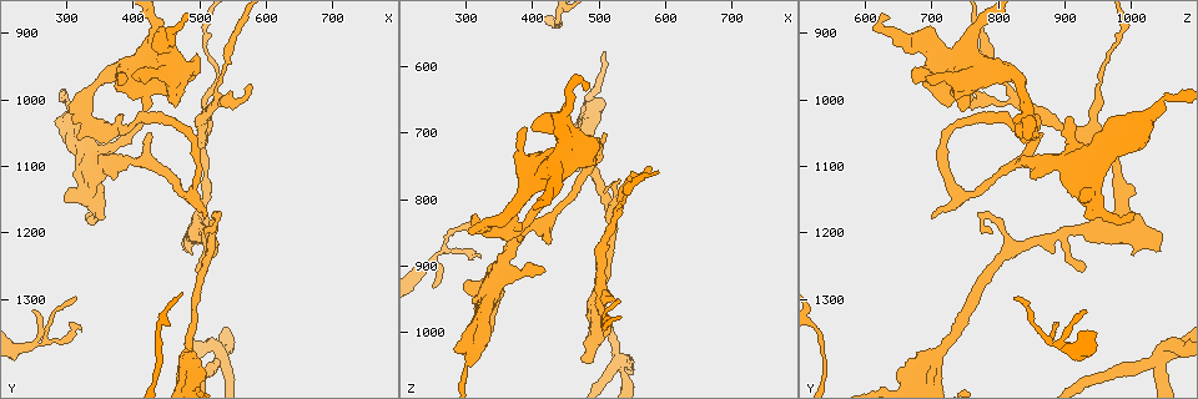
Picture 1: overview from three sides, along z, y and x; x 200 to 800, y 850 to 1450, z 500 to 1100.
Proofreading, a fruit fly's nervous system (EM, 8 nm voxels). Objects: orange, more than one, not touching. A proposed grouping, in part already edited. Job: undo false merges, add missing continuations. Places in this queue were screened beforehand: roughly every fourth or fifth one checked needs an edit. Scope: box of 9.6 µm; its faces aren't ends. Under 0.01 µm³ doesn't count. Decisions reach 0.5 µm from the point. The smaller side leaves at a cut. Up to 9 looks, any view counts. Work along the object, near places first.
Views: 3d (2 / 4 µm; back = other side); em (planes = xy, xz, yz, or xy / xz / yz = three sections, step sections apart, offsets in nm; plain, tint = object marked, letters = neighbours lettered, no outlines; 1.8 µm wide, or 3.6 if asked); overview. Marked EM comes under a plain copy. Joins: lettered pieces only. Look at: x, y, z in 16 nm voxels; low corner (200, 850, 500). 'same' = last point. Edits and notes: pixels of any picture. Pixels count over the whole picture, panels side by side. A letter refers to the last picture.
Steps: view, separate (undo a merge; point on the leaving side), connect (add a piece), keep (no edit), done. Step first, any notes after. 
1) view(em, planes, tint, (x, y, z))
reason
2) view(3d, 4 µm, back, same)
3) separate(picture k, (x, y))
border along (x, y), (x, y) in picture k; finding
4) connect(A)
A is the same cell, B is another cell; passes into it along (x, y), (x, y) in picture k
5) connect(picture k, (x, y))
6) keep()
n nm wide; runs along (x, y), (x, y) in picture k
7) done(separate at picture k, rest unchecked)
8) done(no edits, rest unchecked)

view(em, 3.6 µm, xy, step 4, tint, (455, 960, 705))

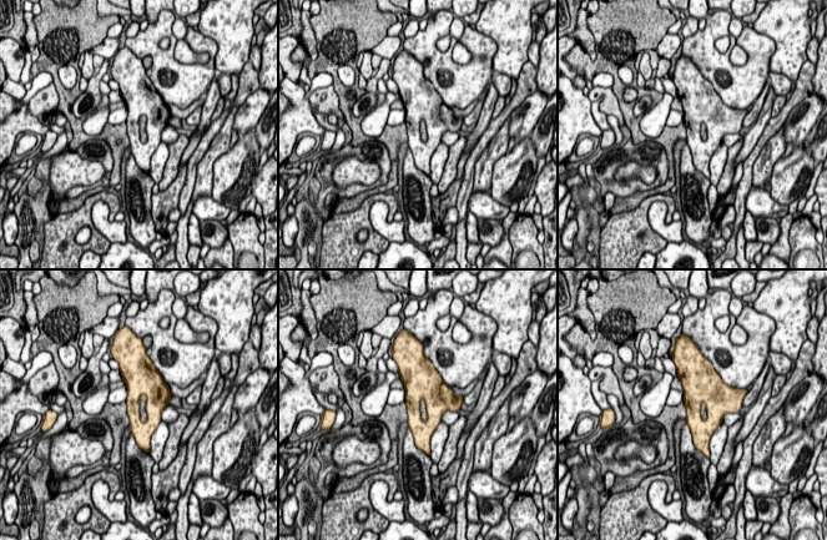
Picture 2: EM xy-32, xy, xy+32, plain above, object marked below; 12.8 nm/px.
view(em, 3.6 µm, planes, tint, same)
cut it another way

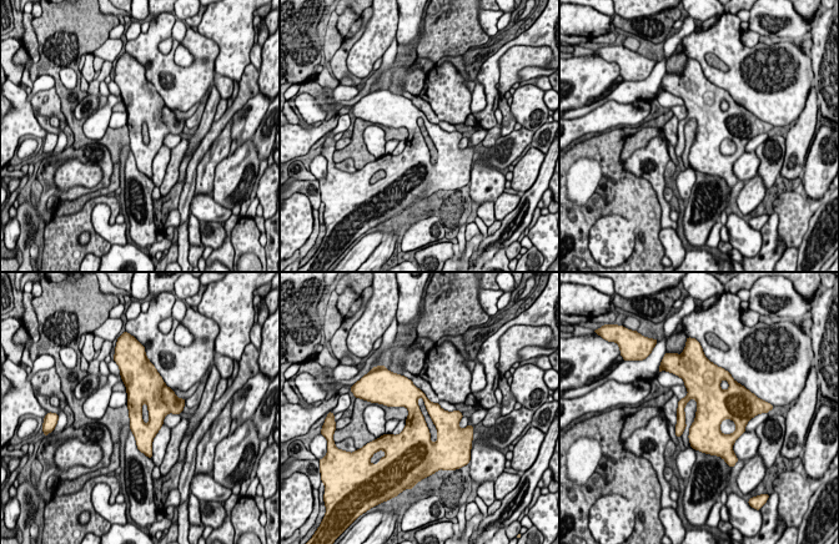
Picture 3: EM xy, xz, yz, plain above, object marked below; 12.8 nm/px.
view(em, 3.6 µm, planes, letters, same)
what lies round it

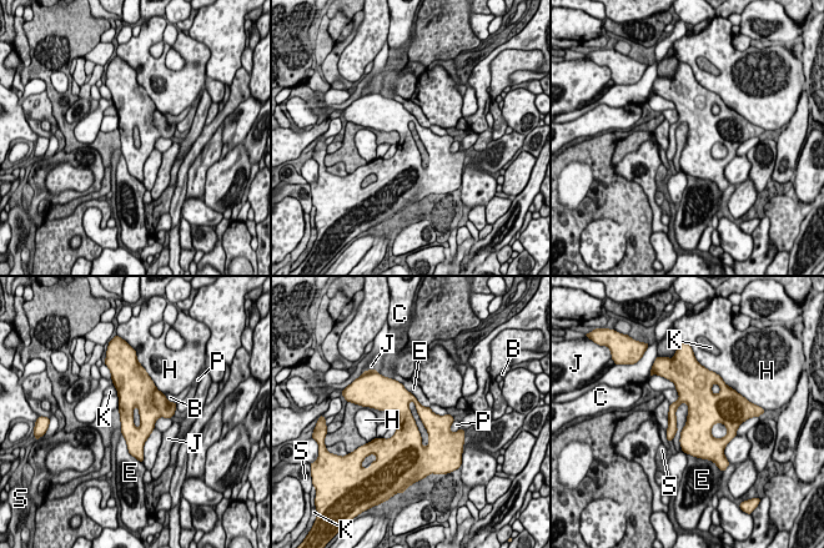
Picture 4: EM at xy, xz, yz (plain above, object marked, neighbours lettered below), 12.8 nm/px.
keep()
B, C, E, H, J, K, P and S are other cells; border along (402, 383), (421, 405), (428, 407) in picture 4; all the same cell

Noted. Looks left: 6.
view(em, yz, step 8, tint, (380, 1025, 865))
branch stops here

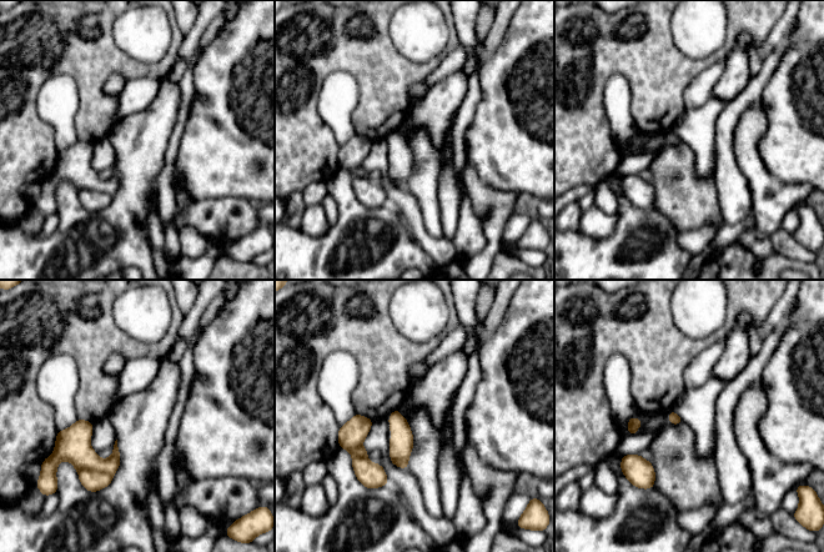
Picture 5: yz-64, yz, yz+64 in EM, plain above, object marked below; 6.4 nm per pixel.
view(em, planes, letters, same)
cut it another way

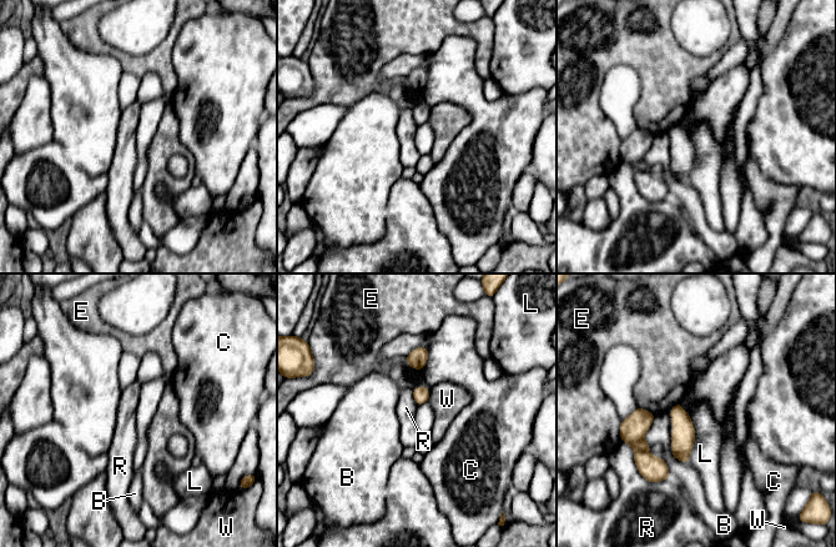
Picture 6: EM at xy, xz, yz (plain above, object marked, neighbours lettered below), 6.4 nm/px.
keep()
B, C, E, L, R and W are other cells; border along (689, 416), (694, 430), (690, 461) in picture 6; none of them fits

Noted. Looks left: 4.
view(3d, 2 µm, back, (510, 1200, 890))
three arms meet

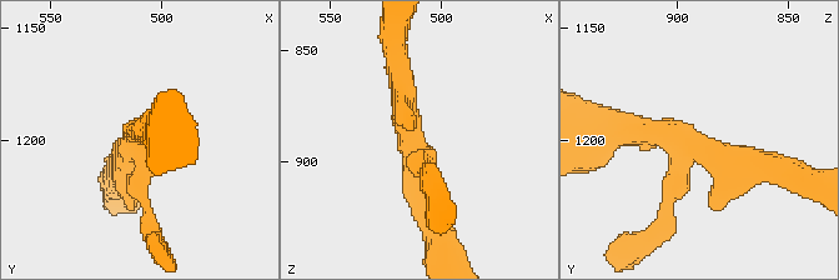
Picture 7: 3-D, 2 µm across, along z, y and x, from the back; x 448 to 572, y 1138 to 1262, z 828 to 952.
view(em, yz, step 4, tint, (513, 1202, 895))
now the EM

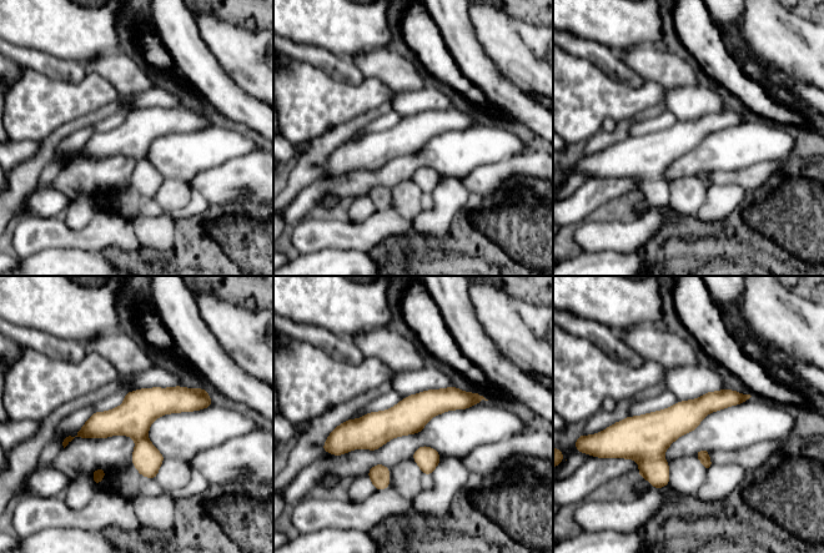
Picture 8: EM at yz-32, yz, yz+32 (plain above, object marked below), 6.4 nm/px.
view(em, planes, letters, same)
cut it another way

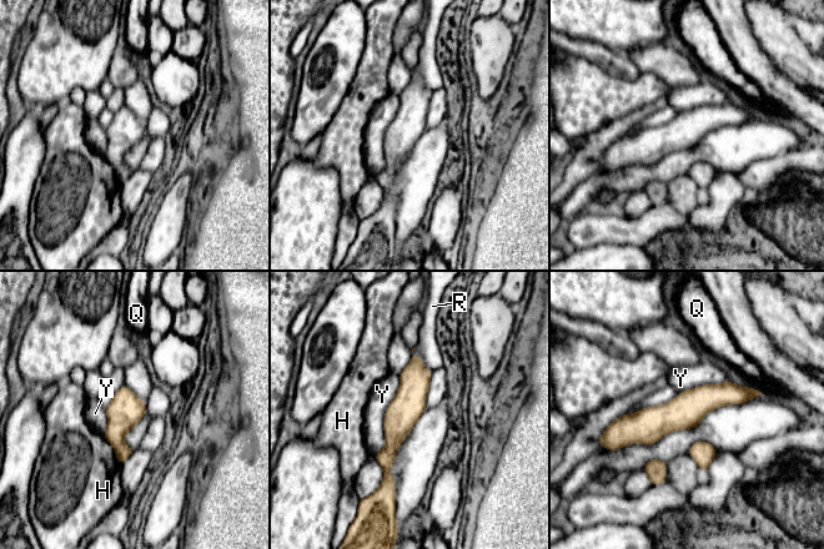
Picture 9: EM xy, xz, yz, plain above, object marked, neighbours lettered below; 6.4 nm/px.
keep()
H, Q, R and Y are other cells; runs along (753, 392), (616, 424) in picture 9; continuous, no second cell

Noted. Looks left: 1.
done(no edits, rest unchecked)

